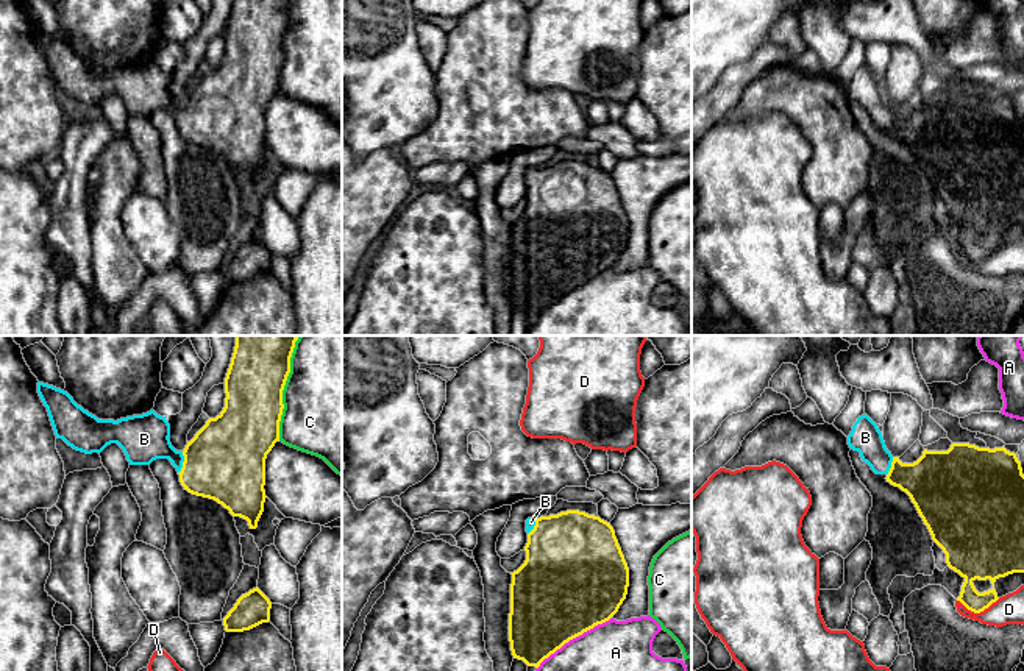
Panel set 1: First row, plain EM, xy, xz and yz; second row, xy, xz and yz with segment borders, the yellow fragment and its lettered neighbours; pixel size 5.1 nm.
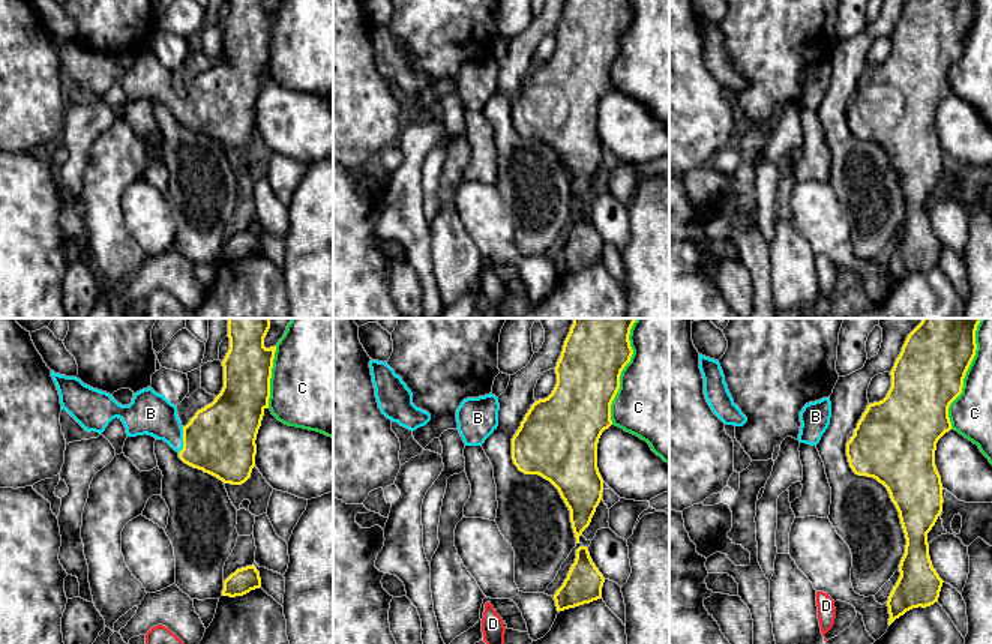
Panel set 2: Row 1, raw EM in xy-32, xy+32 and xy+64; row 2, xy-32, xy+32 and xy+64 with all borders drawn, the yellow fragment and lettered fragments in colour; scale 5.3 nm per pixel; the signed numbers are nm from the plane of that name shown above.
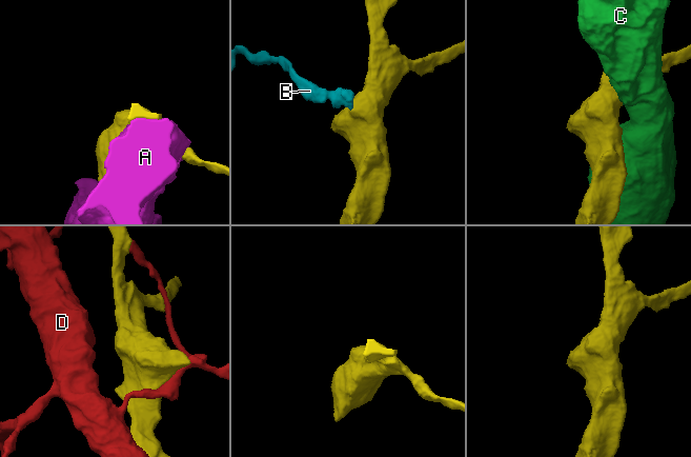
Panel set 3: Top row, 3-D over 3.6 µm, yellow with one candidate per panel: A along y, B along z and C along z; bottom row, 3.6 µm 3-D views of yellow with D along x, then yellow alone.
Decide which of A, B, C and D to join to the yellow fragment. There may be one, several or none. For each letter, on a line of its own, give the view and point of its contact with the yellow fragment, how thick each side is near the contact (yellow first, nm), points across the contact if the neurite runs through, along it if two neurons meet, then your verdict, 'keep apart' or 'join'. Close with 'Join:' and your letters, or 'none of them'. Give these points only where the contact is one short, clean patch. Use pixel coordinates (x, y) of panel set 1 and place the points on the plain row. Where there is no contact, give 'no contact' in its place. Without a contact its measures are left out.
A: meets yellow in xz at (573, 287); 480 nm thick on the yellow side, 480 nm on the other; keep apart
B: meets yellow in xy at (183, 113); 400 nm thick on the yellow side, 240 nm on the other; runs through xy (225, 111), (183, 113), (144, 89); join
C: meets yellow in xy at (281, 46); 320 nm thick on the yellow side, 480 nm on the other; keep apart
D: meets yellow in yz at (977, 262); 170 nm thick on the yellow side, 150 nm on the other; keep apart
Join: B

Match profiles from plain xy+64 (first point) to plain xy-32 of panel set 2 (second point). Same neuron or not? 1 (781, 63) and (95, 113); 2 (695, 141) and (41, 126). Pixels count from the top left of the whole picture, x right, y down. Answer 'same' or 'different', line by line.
1: different
2: same

